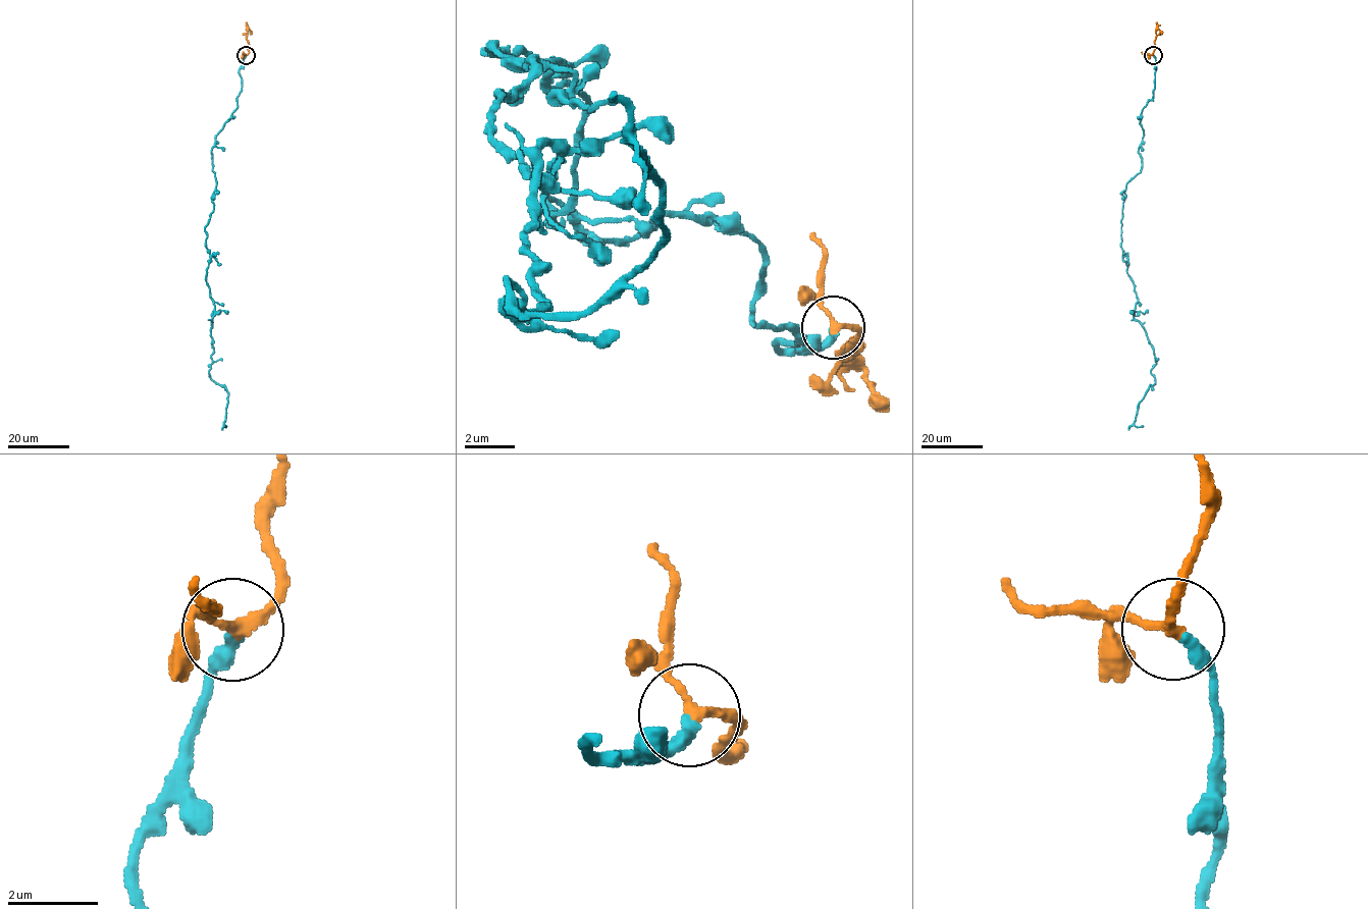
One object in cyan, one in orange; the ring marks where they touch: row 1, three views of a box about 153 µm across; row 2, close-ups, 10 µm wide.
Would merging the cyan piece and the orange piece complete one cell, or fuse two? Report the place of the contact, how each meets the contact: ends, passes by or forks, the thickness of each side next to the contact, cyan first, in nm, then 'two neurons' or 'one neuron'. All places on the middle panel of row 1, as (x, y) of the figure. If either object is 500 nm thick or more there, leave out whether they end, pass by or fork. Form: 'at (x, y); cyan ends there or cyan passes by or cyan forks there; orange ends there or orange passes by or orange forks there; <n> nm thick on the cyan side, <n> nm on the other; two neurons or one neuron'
at (833, 327); cyan ends there; orange passes by; 300 nm thick on the cyan side, 220 nm on the other; one neuron

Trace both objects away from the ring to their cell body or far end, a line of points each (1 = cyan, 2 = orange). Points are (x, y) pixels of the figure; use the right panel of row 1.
1: (1152, 55), (1142, 170), (1125, 185), (1121, 224), (1134, 318), (1156, 362), (1138, 405), (1135, 425), (1143, 426)
2: (1152, 55), (1156, 31), (1161, 34)

